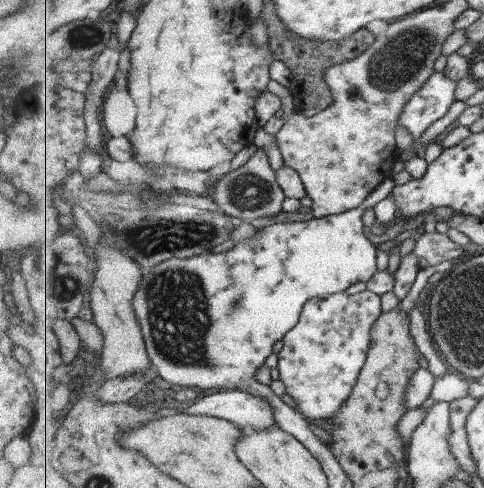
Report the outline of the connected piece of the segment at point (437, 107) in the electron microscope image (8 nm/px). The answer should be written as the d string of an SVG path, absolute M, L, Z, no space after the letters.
M433 72L433 76L425 82L425 86L413 94L400 118L400 125L405 126L419 140L423 132L437 122L451 106L457 102L455 98L457 81L446 77L444 72Z

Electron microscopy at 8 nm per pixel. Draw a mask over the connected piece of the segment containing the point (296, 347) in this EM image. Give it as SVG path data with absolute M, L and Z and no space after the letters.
M368 288L358 294L347 294L347 292L341 292L330 295L326 298L312 299L306 304L306 307L303 308L302 316L298 325L290 332L287 332L287 336L284 338L283 347L278 354L277 368L280 374L280 380L284 383L288 395L293 398L296 408L299 409L311 424L315 424L316 427L317 420L325 420L330 423L332 420L335 420L335 416L341 412L343 404L347 402L347 398L350 398L351 392L354 391L355 384L358 383L359 376L361 376L363 366L367 364L367 354L369 354L371 342L373 342L373 328L375 328L375 324L378 323L378 320L383 314L381 310L383 310L383 308L381 308L381 298Z

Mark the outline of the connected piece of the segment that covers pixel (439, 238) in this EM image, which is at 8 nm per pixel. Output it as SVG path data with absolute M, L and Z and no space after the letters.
M441 232L423 233L413 250L418 257L418 267L423 269L431 264L445 263L447 260L461 260L465 257L465 248L455 244L450 236Z

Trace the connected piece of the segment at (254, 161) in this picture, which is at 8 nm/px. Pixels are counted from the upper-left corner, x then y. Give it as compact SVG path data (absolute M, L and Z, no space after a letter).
M258 148L245 165L224 175L219 180L211 180L210 197L223 214L241 218L248 223L257 218L269 218L283 212L283 200L286 195L277 183L276 172L271 167L269 156L265 150Z

